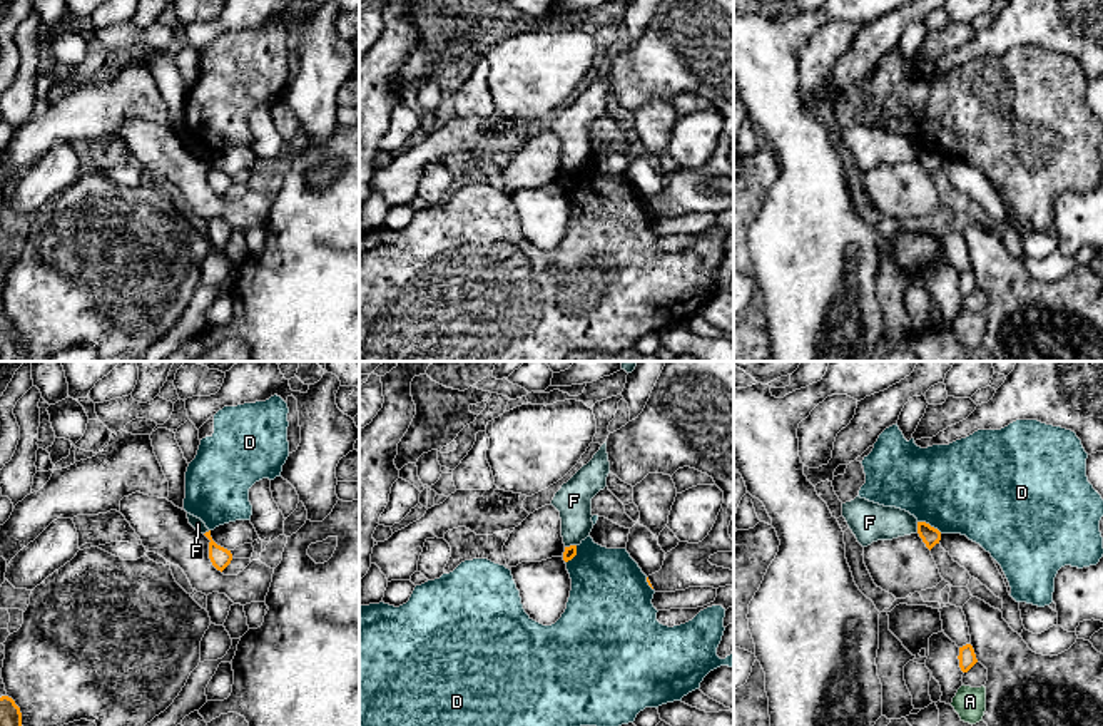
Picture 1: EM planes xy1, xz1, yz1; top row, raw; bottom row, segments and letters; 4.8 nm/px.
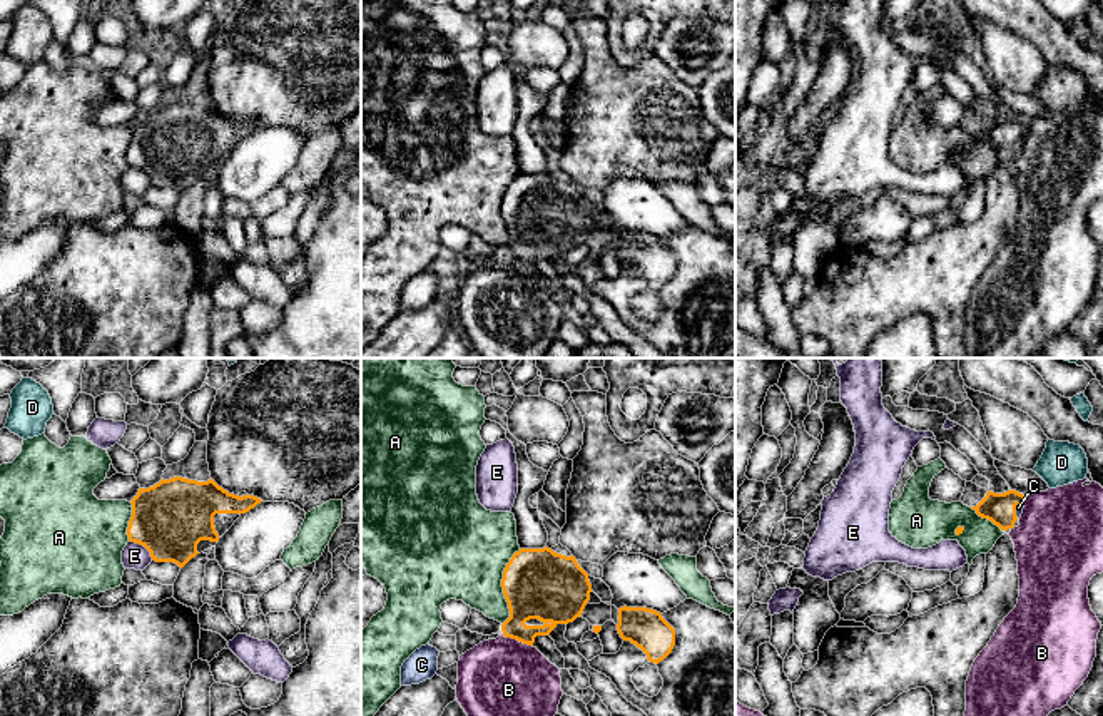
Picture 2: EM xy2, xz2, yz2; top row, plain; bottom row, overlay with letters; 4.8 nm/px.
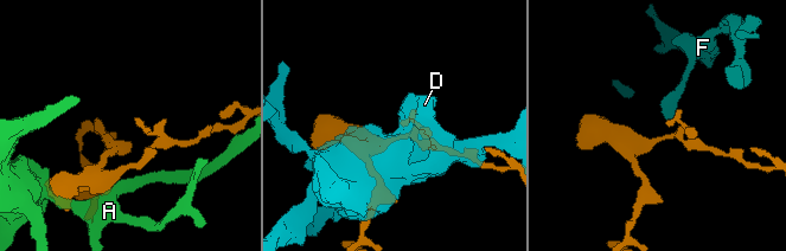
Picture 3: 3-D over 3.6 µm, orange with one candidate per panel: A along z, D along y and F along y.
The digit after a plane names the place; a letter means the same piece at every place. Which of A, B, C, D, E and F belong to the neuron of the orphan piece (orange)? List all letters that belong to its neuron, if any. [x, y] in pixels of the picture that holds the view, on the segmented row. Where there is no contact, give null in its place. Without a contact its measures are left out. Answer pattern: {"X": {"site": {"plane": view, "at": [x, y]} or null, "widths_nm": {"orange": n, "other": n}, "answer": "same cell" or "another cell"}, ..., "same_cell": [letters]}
{"A": {"site": {"plane": "xz2", "at": [502, 586]}, "widths_nm": {"orange": 340, "other": 440}, "answer": "another cell"}, "B": {"site": {"plane": "xz2", "at": [517, 639]}, "widths_nm": {"orange": 280, "other": 380}, "answer": "another cell"}, "C": {"site": {"plane": "yz2", "at": [1015, 509]}, "widths_nm": {"orange": 150, "other": 30}, "answer": "same cell"}, "D": {"site": {"plane": "yz1", "at": [928, 524]}, "widths_nm": {"orange": 90, "other": 440}, "answer": "another cell"}, "E": {"site": {"plane": "xy2", "at": [142, 544]}, "widths_nm": {"orange": 360, "other": 130}, "answer": "another cell"}, "F": {"site": {"plane": "xz1", "at": [570, 546]}, "widths_nm": {"orange": 60, "other": 180}, "answer": "another cell"}, "same_cell": ["C"]}

